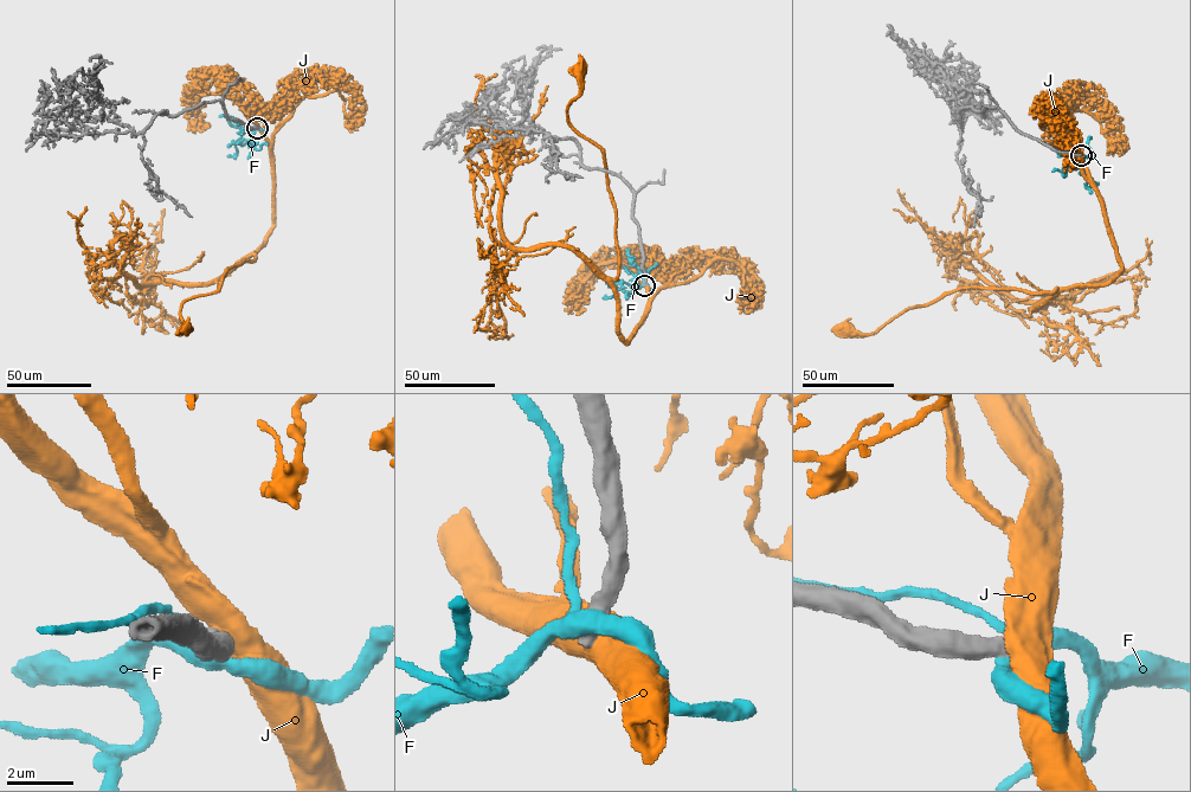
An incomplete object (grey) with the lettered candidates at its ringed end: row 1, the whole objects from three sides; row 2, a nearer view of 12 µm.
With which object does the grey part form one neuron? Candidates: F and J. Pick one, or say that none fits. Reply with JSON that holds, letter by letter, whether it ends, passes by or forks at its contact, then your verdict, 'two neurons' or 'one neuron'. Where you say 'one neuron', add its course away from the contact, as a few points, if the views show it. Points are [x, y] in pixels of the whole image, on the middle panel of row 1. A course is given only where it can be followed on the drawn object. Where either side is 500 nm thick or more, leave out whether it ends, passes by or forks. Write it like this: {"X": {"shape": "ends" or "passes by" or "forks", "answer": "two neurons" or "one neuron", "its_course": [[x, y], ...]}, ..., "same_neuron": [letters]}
{"F": {"answer": "two neurons"}, "J": {"answer": "two neurons"}, "same_neuron": []}

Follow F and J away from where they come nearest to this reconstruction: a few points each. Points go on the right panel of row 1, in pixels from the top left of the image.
F: (1080, 155), (1083, 155), (1081, 167), (1094, 182)
J: (1080, 154), (1102, 203), (1121, 266), (1108, 281), (1038, 293), (959, 288), (905, 310), (869, 334), (848, 330)

